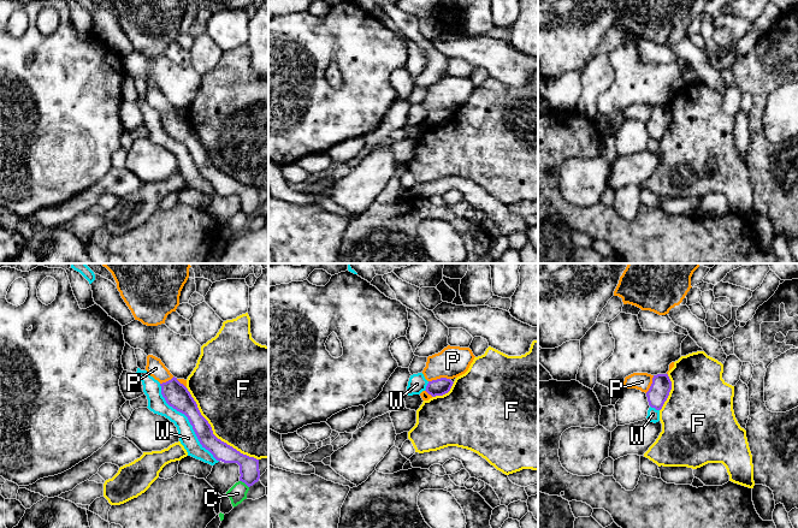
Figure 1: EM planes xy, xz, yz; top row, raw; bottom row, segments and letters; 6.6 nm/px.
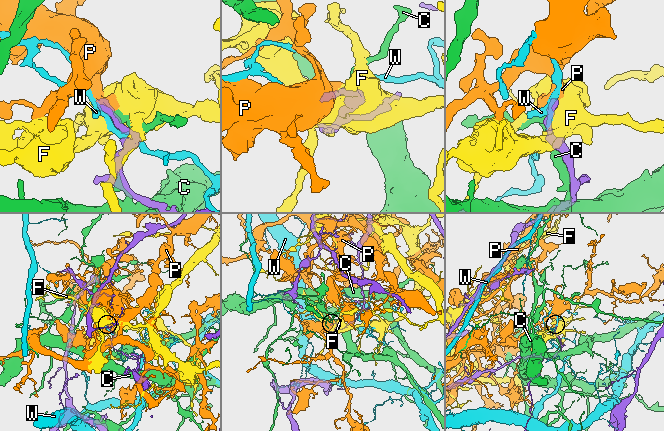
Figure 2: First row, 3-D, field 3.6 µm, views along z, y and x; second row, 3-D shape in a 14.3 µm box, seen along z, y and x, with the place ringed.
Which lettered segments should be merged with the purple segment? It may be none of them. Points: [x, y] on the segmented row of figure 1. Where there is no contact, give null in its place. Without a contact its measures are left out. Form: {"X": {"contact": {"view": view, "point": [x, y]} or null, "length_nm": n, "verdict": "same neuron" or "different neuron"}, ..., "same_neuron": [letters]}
{"C": {"contact": {"view": "xy", "point": [244, 482]}, "length_nm": 80, "verdict": "different neuron"}, "F": {"contact": {"view": "xy", "point": [212, 433]}, "length_nm": 700, "verdict": "different neuron"}, "P": {"contact": {"view": "xz", "point": [438, 379]}, "length_nm": 150, "verdict": "different neuron"}, "W": {"contact": {"view": "xy", "point": [189, 421]}, "length_nm": 650, "verdict": "different neuron"}, "same_neuron": []}

